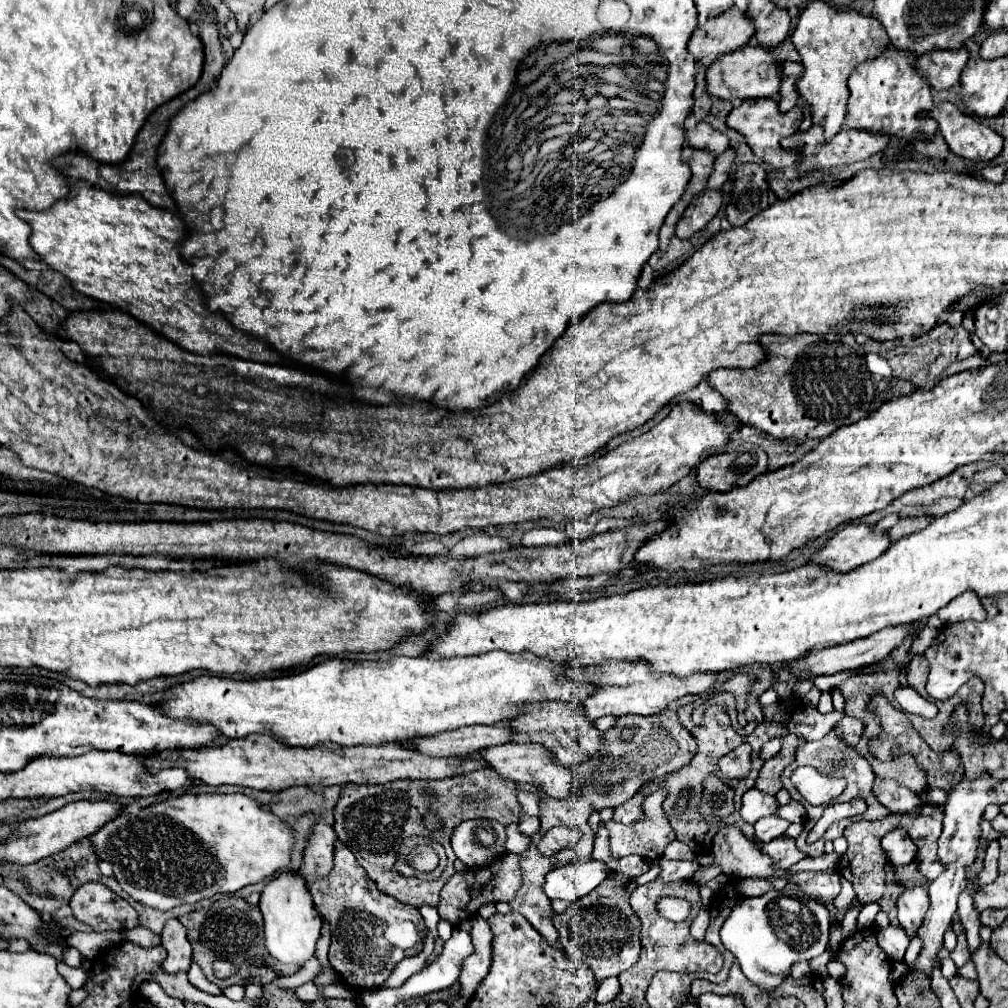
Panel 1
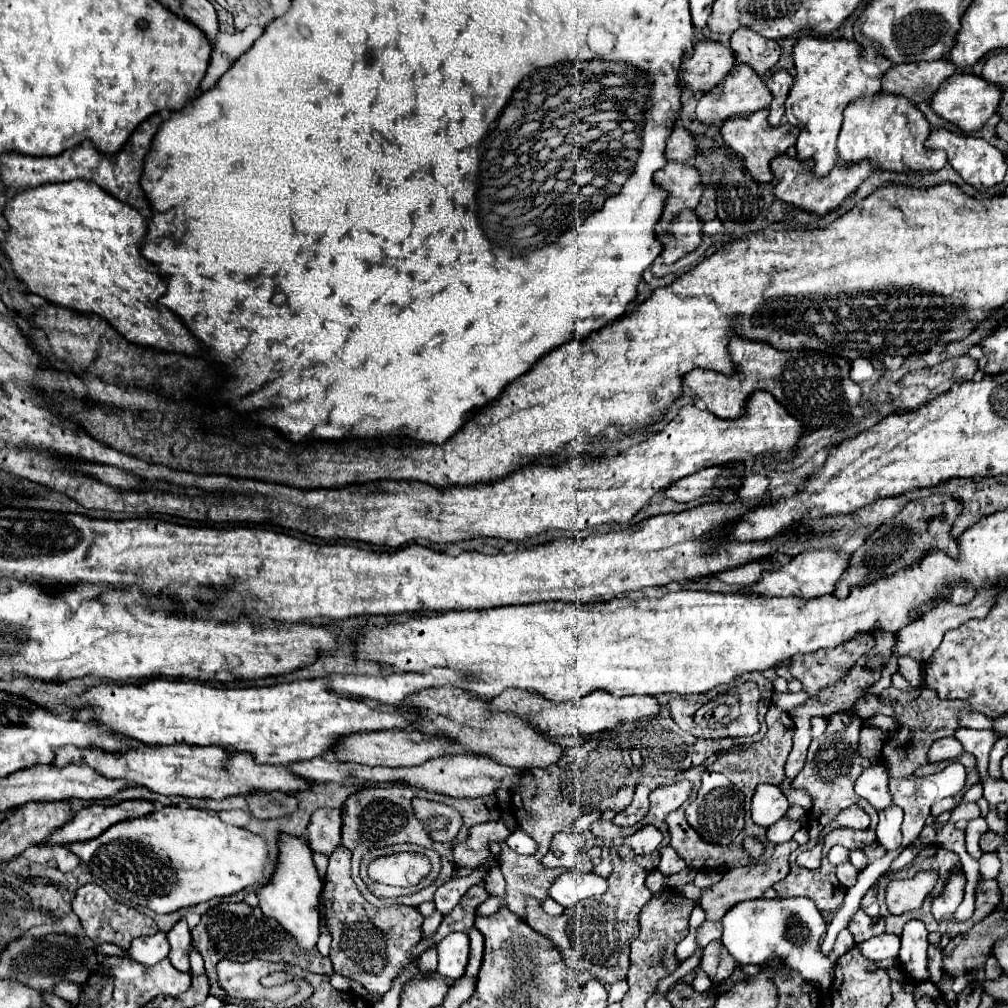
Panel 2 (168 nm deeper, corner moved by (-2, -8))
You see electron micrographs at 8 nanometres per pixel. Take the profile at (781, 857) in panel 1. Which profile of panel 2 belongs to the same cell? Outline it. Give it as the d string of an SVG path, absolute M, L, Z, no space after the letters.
M788 841L788 843L782 843L774 849L774 855L766 861L766 863L758 863L758 865L748 865L748 867L736 867L736 869L730 869L724 873L724 877L708 887L700 899L700 907L704 909L706 913L706 919L710 921L718 921L722 919L722 915L726 915L726 911L730 907L734 907L736 903L742 903L742 901L750 901L750 899L760 899L762 893L770 887L774 887L778 881L782 881L788 871L790 871L790 853L796 849L796 841Z

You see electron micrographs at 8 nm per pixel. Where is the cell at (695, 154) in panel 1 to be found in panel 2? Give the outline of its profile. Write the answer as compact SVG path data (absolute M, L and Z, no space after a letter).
M670 161L664 169L660 169L654 179L668 187L668 199L664 206L661 221L671 222L686 209L694 210L700 202L704 191L700 171L688 163Z

